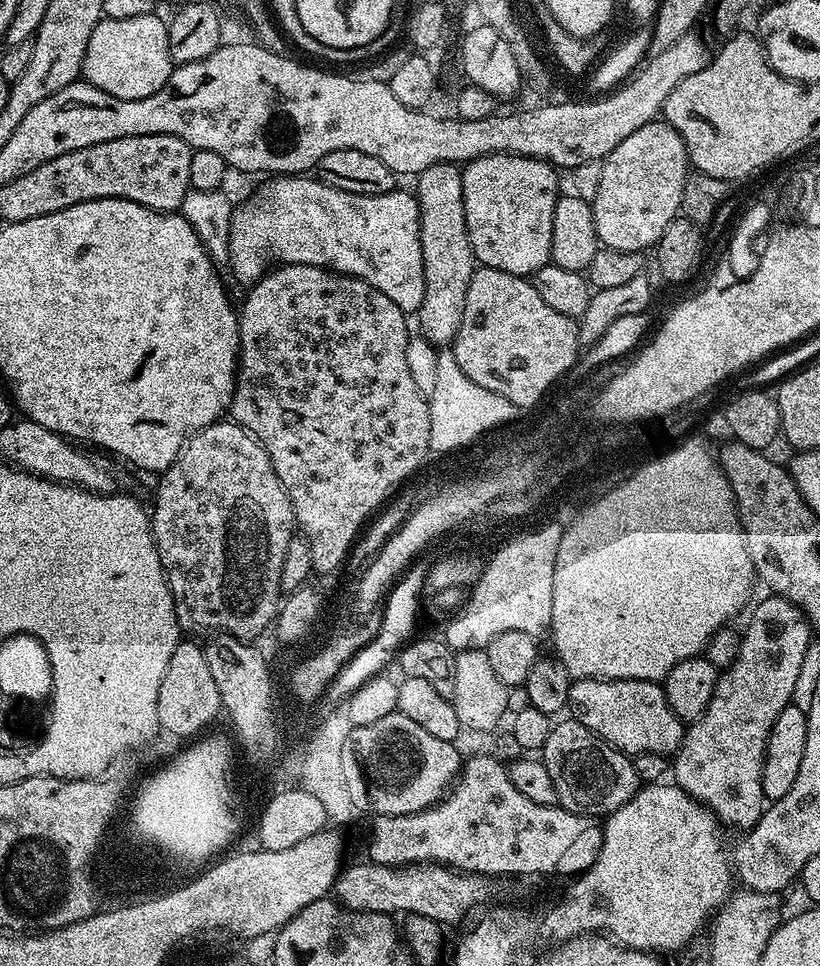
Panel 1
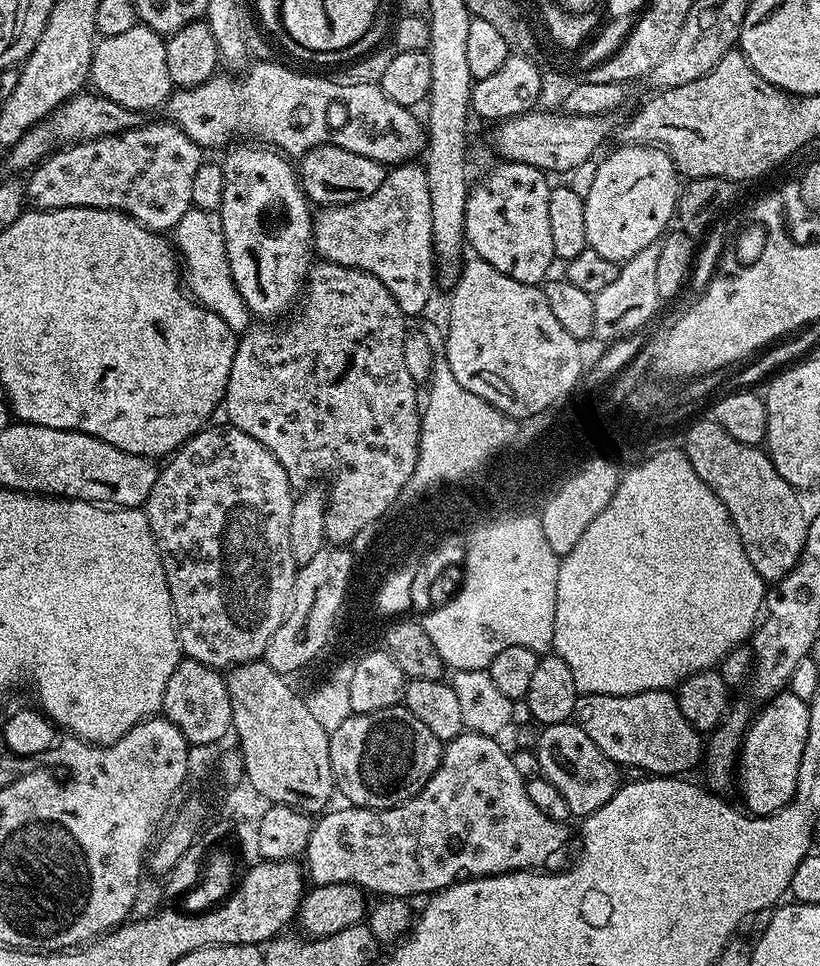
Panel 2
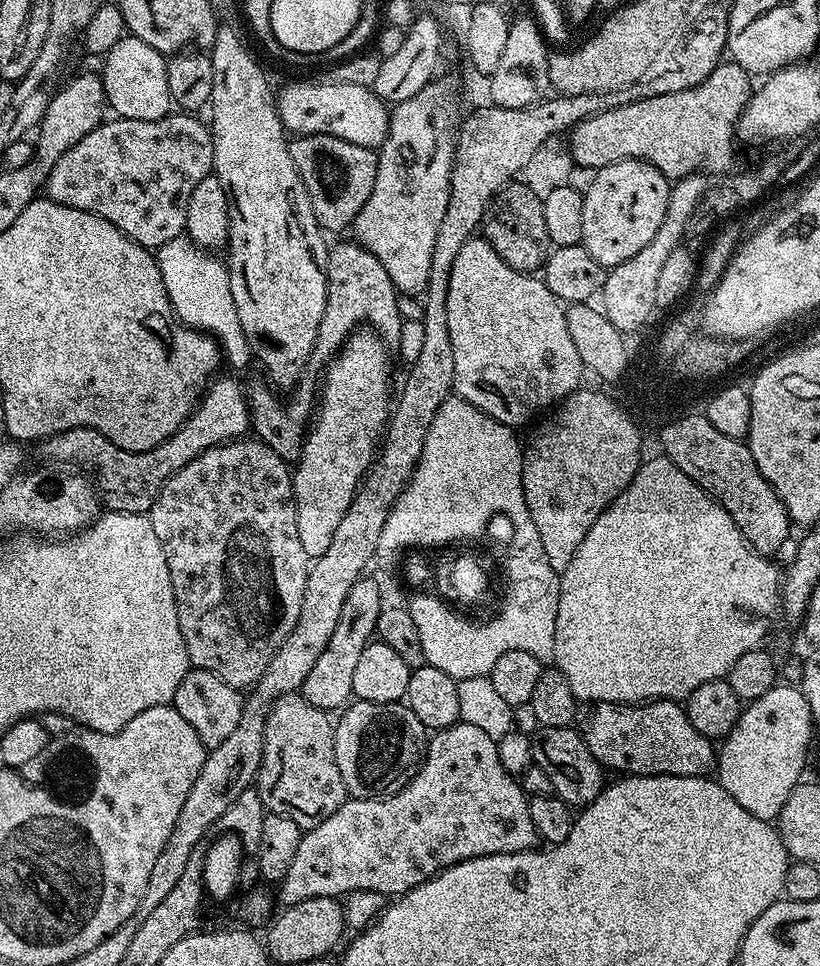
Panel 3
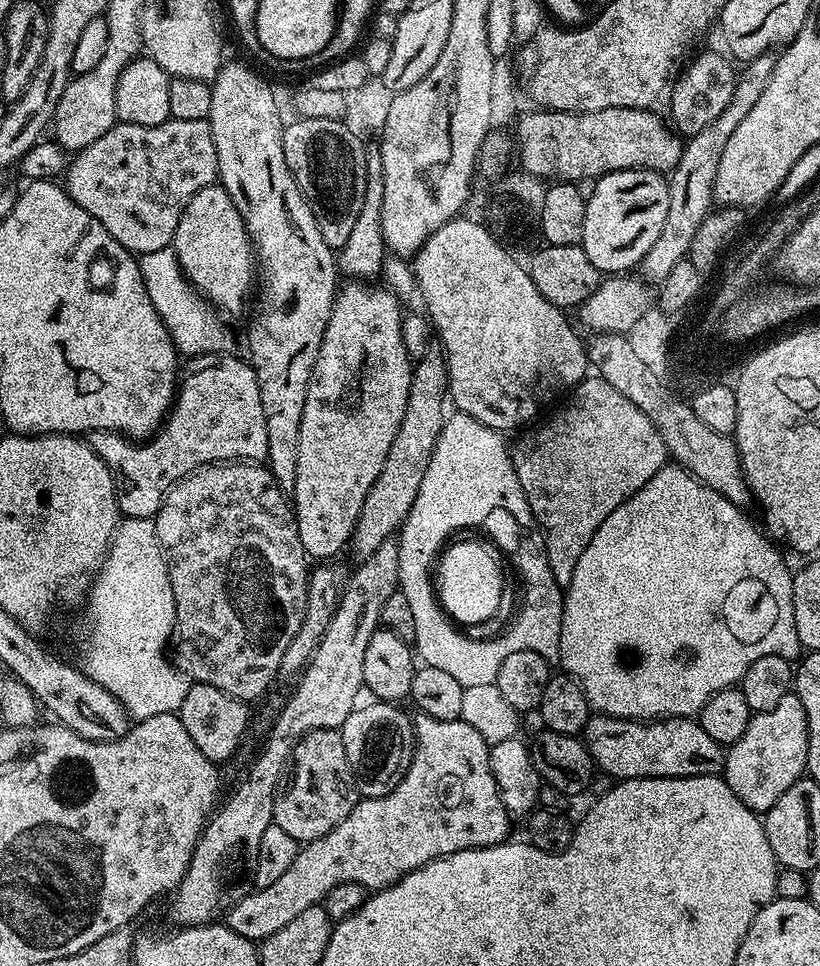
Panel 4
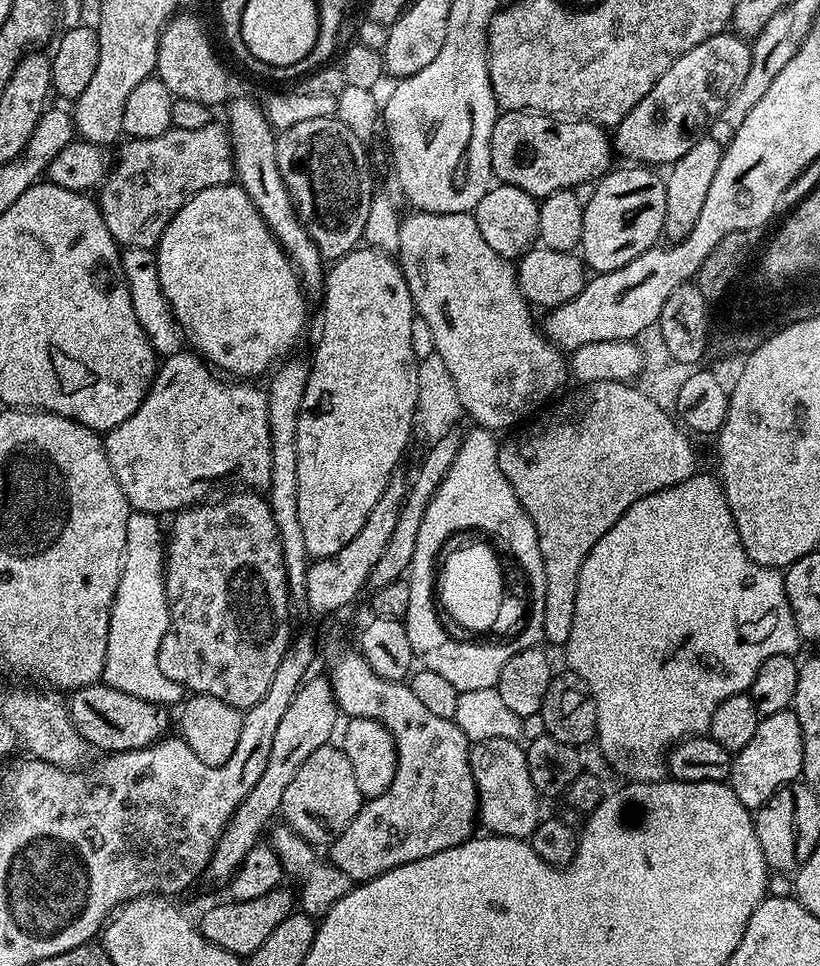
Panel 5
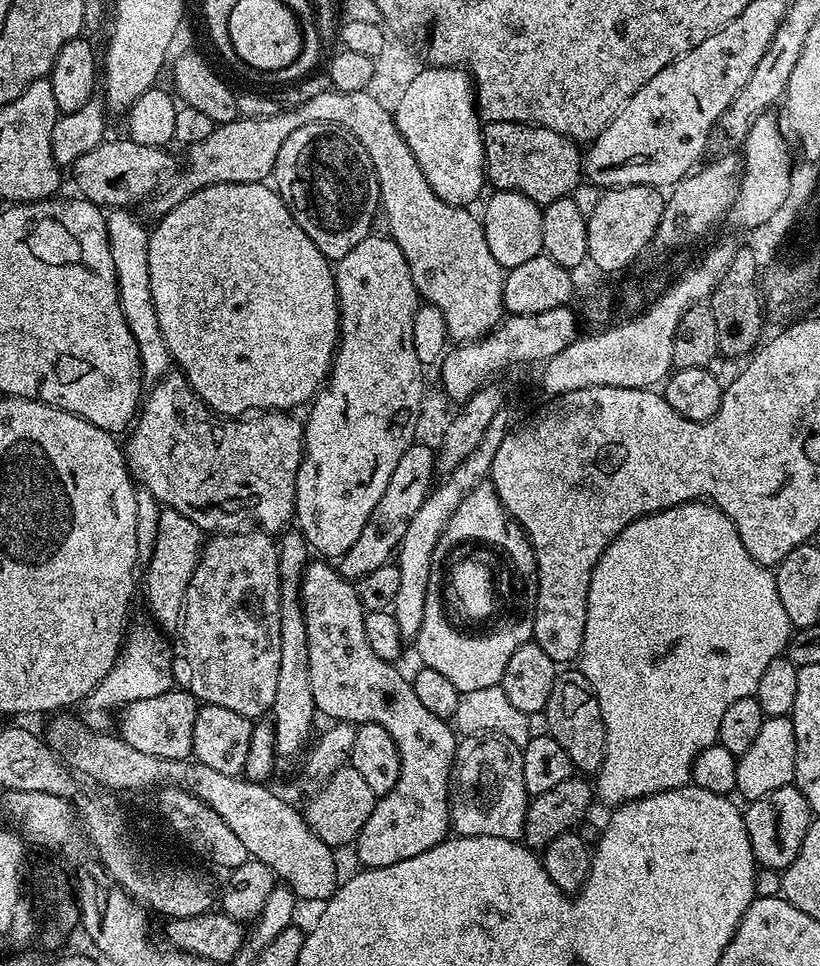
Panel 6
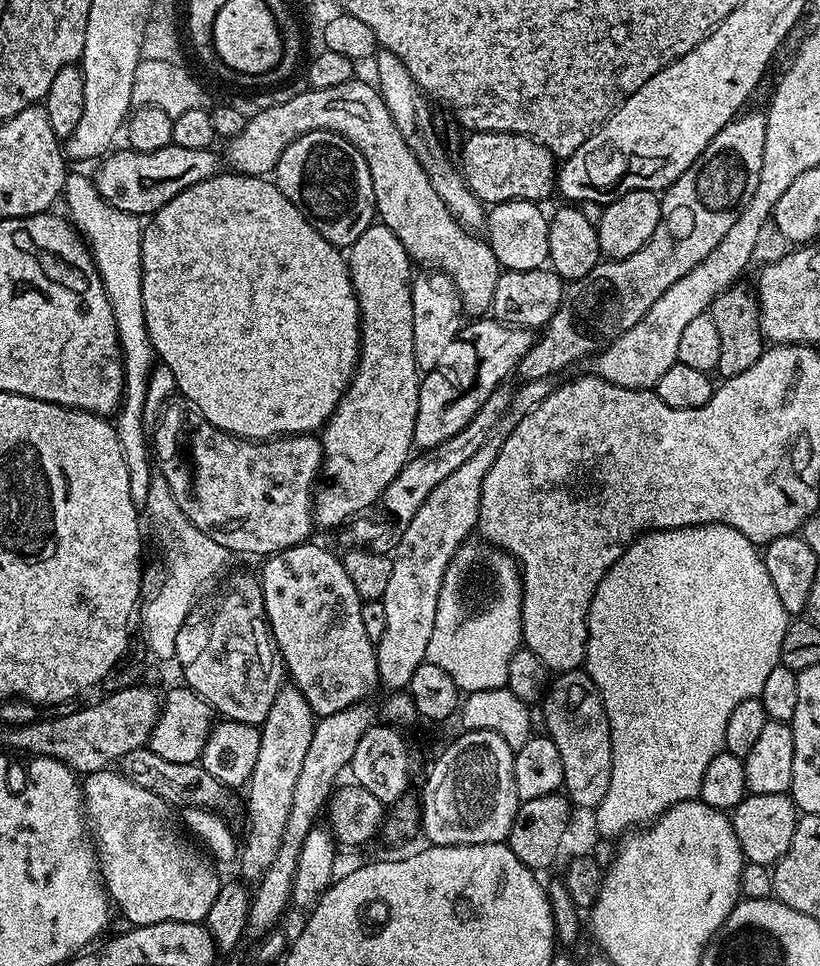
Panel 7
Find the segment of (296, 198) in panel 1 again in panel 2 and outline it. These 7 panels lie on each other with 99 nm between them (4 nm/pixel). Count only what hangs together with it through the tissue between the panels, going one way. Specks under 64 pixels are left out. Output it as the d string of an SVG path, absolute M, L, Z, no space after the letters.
M412 162L397 164L385 175L382 186L366 198L353 204L324 206L315 213L312 222L312 246L315 255L338 266L357 268L374 274L386 290L390 290L405 317L419 317L432 300L432 291L438 288L438 273L432 254L432 227L430 226L430 186L424 168Z

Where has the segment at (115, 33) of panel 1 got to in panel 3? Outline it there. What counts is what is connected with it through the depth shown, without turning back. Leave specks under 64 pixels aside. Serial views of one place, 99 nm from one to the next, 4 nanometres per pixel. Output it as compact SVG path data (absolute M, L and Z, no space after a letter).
M125 34L103 57L104 98L109 109L112 108L122 120L160 120L173 111L174 105L170 86L166 86L168 60L165 53L146 46L142 38Z

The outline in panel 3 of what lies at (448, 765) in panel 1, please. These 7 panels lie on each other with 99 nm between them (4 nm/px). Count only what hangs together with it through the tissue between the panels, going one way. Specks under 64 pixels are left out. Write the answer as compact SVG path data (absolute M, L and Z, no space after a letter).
M356 700L349 703L339 716L340 721L337 719L334 724L334 754L349 797L353 800L382 800L385 796L401 792L420 767L430 739L424 724L418 722L407 703L371 704L365 700Z

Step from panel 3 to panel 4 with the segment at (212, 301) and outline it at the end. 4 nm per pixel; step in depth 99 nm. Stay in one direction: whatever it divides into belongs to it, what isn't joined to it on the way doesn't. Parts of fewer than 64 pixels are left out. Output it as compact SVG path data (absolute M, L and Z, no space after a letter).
M172 247L143 253L139 262L146 294L150 294L150 302L154 302L154 310L158 310L158 318L162 318L181 357L215 356L237 351L236 336L224 325L225 317L184 277L184 271Z

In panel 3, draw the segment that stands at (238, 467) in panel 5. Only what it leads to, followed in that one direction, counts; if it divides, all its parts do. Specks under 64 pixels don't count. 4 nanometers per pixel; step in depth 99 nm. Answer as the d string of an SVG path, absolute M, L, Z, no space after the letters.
M223 376L209 383L199 404L186 418L182 427L156 448L145 452L127 452L114 446L110 438L98 434L98 430L71 428L57 436L47 437L42 444L44 452L50 459L60 463L57 465L75 466L87 473L102 493L103 503L111 511L147 513L158 498L164 483L178 470L182 470L186 462L198 458L198 454L214 446L241 439L249 431L250 413L246 388L234 377Z

